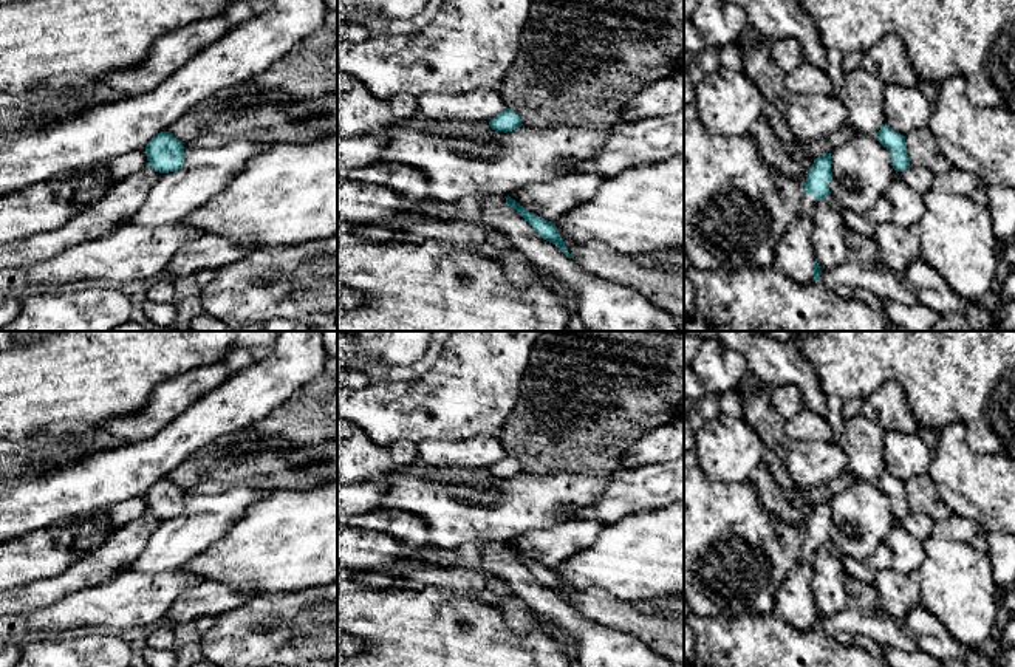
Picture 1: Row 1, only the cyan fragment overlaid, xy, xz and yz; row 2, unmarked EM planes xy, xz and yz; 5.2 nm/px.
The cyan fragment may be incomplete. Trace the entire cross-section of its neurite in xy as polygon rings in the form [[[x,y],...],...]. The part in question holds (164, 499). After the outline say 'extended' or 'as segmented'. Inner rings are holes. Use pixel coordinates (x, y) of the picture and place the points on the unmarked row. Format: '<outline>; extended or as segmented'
[[[161,478],[145,494],[149,512],[159,520],[175,518],[184,511],[184,495],[173,481]]]; as segmented

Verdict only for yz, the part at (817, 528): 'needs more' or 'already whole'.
needs more

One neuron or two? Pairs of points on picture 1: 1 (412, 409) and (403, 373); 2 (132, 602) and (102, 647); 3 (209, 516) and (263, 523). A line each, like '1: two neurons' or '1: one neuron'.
1: two neurons
2: two neurons
3: two neurons

